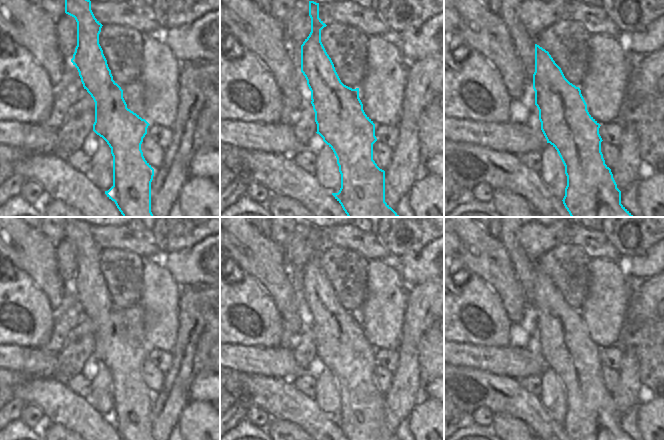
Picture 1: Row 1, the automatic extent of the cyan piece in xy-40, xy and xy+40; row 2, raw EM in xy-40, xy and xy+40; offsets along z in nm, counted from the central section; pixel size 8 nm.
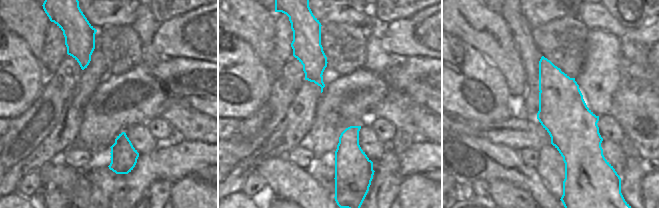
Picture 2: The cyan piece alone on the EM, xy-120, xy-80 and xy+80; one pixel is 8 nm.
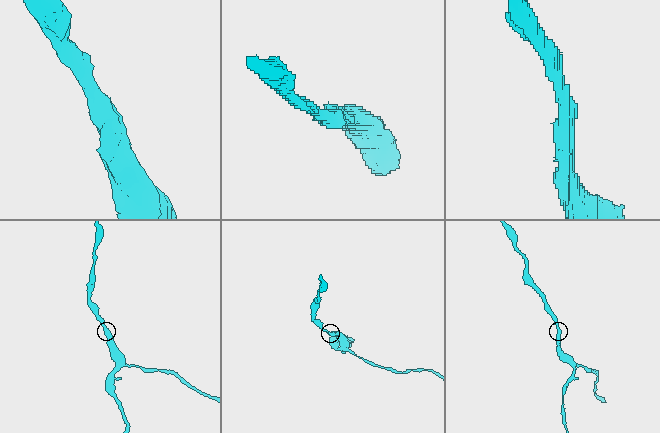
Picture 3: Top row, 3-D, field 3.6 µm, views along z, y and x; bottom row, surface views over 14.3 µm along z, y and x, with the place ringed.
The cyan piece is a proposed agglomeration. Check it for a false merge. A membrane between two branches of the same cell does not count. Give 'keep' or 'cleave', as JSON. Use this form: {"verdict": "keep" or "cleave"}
{"verdict": "keep"}

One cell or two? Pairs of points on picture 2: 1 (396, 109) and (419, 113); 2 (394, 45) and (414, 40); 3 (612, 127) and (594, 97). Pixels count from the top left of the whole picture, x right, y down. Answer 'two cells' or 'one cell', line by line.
1: one cell
2: one cell
3: two cells

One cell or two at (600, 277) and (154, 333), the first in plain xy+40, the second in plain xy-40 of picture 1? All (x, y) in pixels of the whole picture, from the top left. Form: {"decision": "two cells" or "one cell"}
{"decision": "one cell"}

